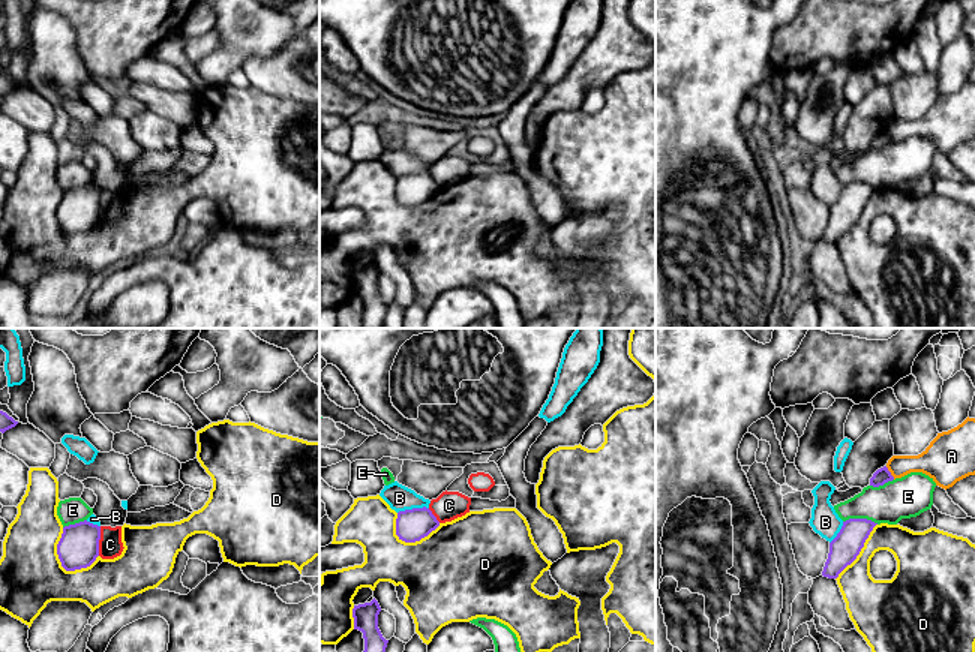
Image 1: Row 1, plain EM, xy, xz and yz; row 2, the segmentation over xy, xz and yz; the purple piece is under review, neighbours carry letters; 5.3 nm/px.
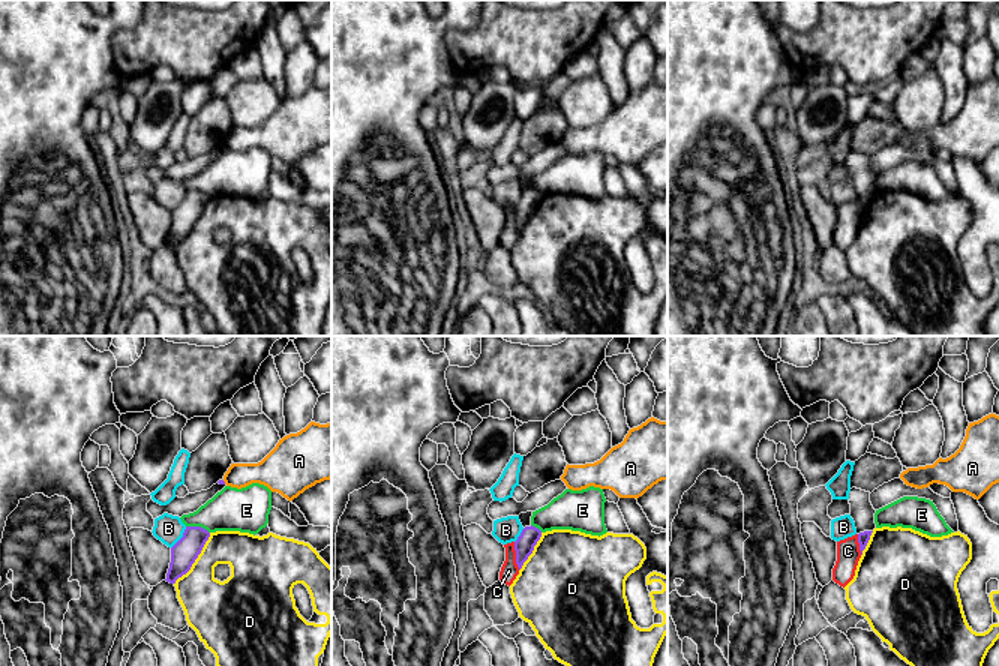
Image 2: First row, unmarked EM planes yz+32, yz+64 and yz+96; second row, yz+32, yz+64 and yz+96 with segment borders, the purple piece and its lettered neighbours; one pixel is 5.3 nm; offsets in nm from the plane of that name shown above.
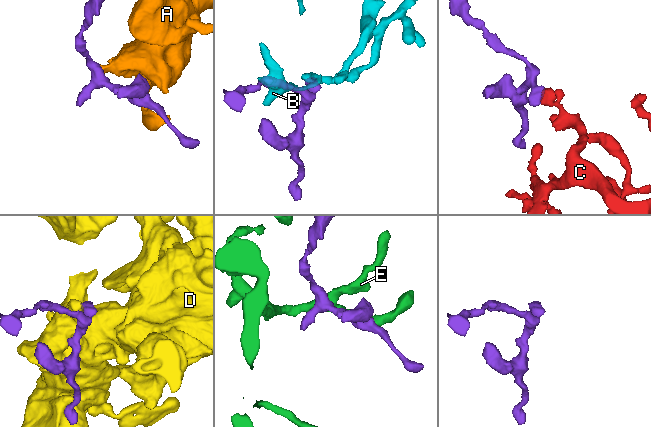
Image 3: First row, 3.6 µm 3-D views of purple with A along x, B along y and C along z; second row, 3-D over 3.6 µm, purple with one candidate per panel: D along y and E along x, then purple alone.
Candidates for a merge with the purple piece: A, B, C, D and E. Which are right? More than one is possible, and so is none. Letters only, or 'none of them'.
none of them

